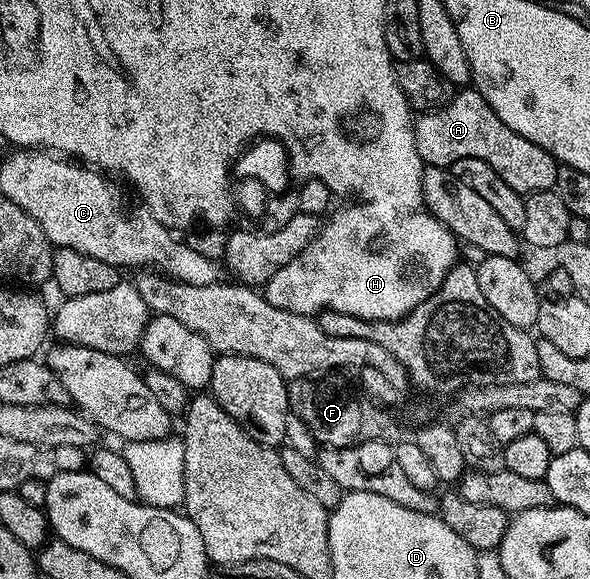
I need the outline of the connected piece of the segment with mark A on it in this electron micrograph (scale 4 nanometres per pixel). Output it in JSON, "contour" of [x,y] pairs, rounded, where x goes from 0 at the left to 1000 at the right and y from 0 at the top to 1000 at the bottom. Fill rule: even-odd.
{"contour":[[[803,150],[780,152],[759,181],[712,193],[700,214],[707,268],[714,268],[719,287],[761,288],[775,275],[822,275],[869,330],[898,337],[939,328],[947,280],[931,261],[910,254],[910,247],[897,247],[890,233],[876,233],[876,226],[856,219],[856,212],[842,206],[842,192],[822,178]]]}

